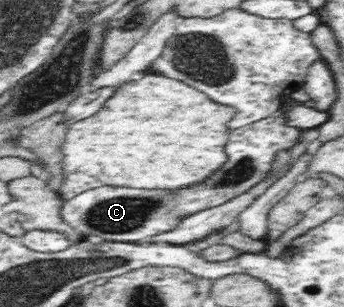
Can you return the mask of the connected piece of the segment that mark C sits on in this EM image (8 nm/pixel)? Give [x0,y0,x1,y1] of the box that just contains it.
[61,114,301,244]

